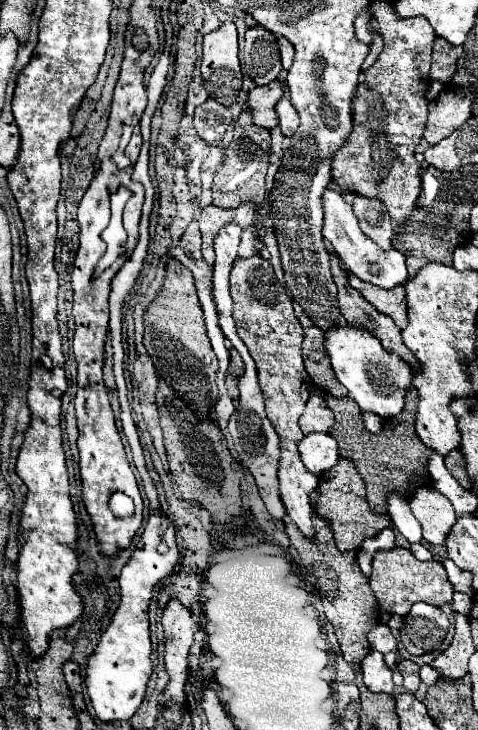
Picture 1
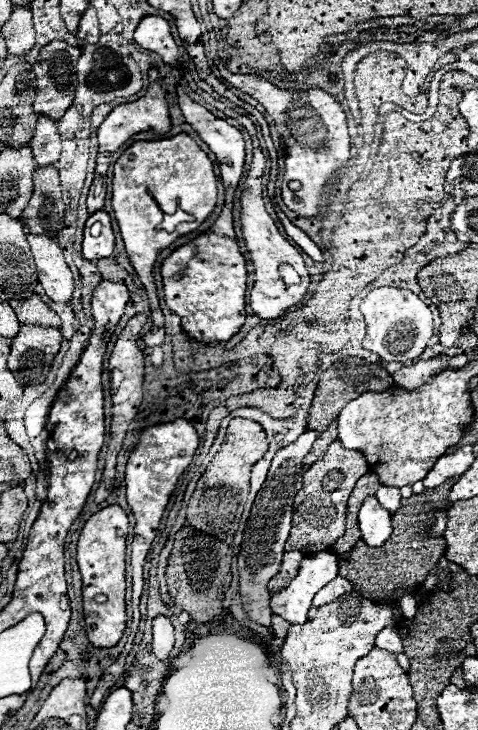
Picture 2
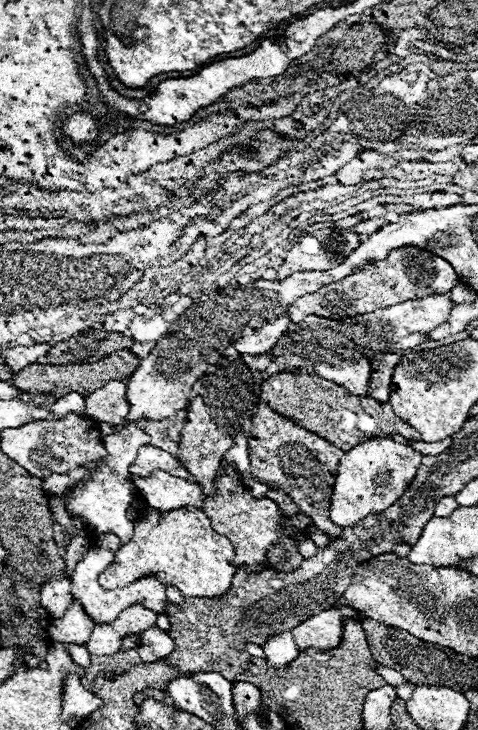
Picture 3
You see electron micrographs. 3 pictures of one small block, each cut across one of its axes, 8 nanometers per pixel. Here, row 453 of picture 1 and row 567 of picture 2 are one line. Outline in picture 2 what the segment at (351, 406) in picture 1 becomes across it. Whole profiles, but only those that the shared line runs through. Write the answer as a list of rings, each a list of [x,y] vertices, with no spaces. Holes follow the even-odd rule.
[[[454,478],[446,480],[438,488],[424,490],[420,494],[412,494],[402,500],[402,508],[392,516],[392,536],[380,548],[370,548],[366,542],[354,544],[348,558],[340,558],[340,576],[354,584],[354,590],[376,602],[378,606],[396,606],[398,600],[408,592],[418,592],[428,576],[428,572],[438,564],[444,554],[446,542],[442,536],[428,538],[426,526],[434,516],[436,508],[446,510],[450,504],[446,500],[450,488],[454,486]]]

